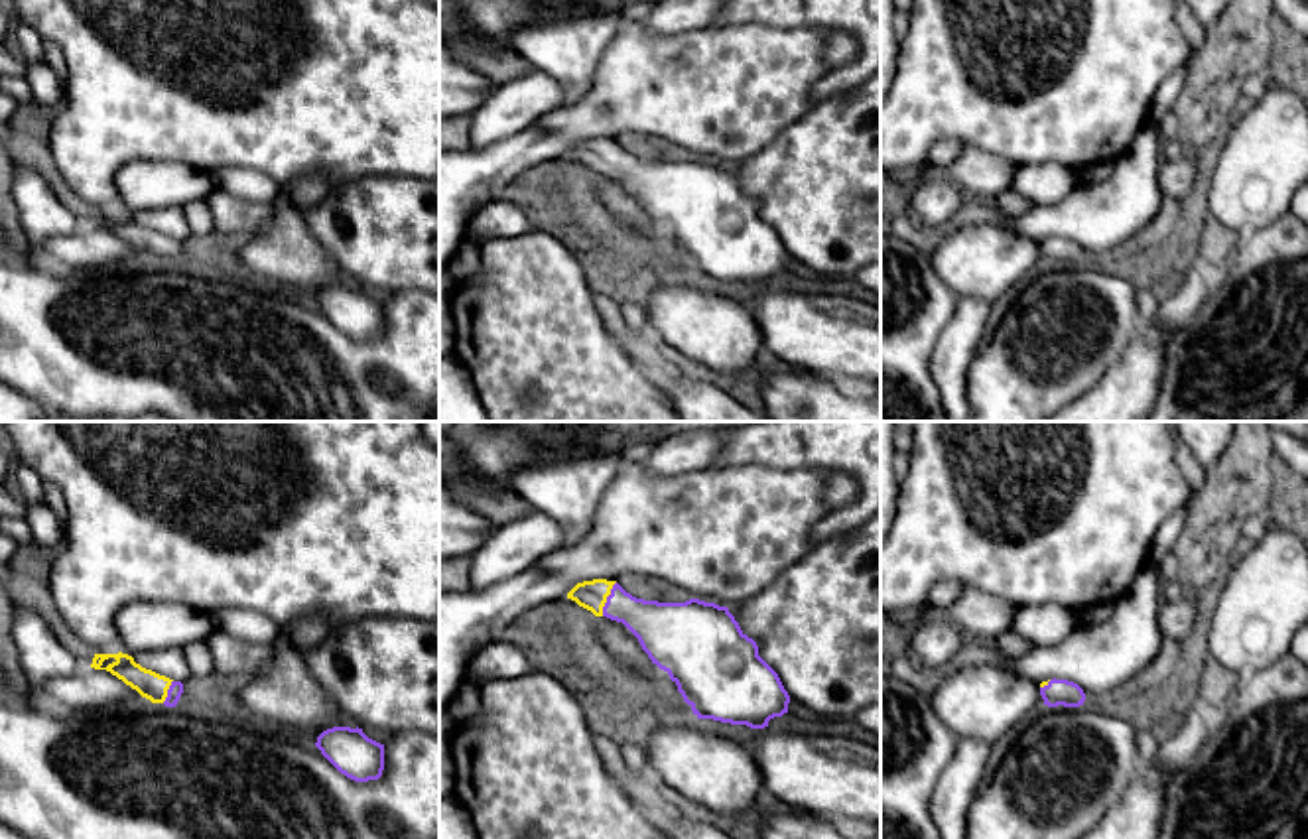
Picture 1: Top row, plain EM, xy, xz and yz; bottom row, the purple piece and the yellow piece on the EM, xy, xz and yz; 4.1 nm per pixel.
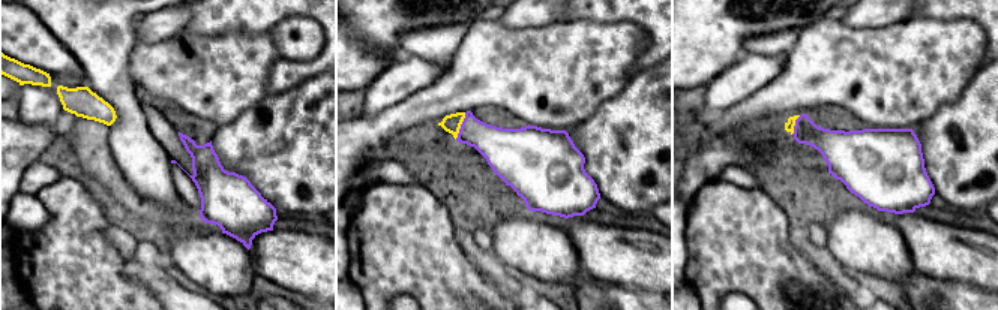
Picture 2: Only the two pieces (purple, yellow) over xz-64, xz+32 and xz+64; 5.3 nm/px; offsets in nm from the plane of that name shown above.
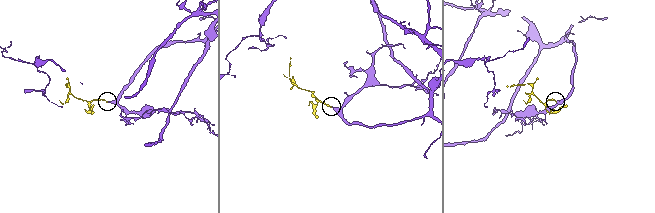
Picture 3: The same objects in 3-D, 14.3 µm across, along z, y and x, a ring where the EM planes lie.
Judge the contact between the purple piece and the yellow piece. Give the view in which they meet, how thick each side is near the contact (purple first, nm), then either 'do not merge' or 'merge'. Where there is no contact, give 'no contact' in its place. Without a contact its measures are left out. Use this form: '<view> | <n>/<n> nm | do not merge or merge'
xz | 200/120 nm | merge

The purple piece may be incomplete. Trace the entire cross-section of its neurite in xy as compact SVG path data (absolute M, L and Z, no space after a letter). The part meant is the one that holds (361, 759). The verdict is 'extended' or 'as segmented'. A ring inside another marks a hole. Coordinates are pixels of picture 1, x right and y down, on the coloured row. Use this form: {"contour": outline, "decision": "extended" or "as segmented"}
{"contour": "M333 727L317 737L315 746L347 778L378 780L384 770L384 744L368 739L362 729Z", "decision": "as segmented"}

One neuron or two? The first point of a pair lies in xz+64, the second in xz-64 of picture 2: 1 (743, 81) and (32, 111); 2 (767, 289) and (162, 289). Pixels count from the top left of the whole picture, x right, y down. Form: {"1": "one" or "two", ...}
{"1": "one", "2": "two"}

